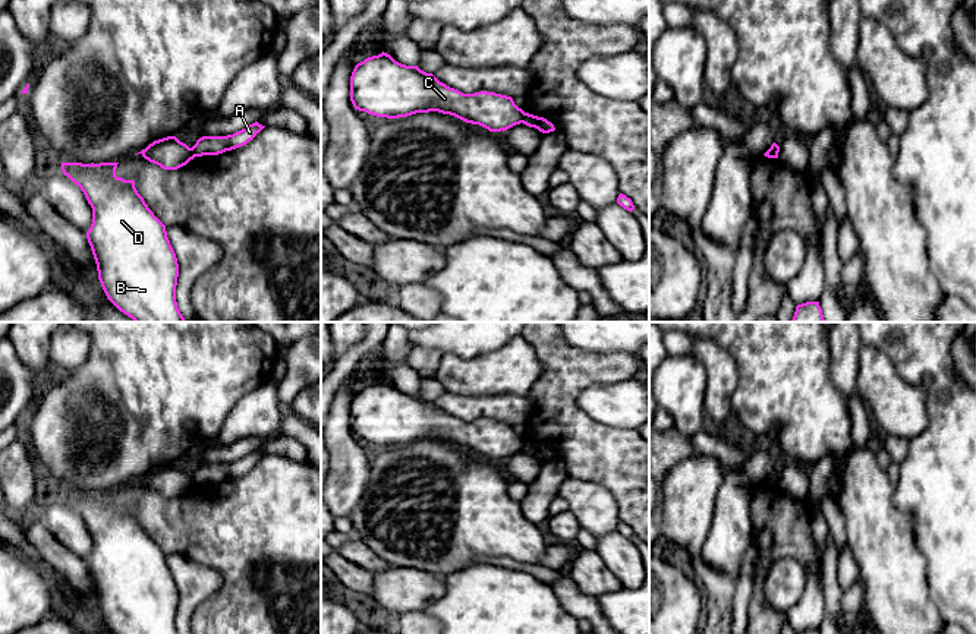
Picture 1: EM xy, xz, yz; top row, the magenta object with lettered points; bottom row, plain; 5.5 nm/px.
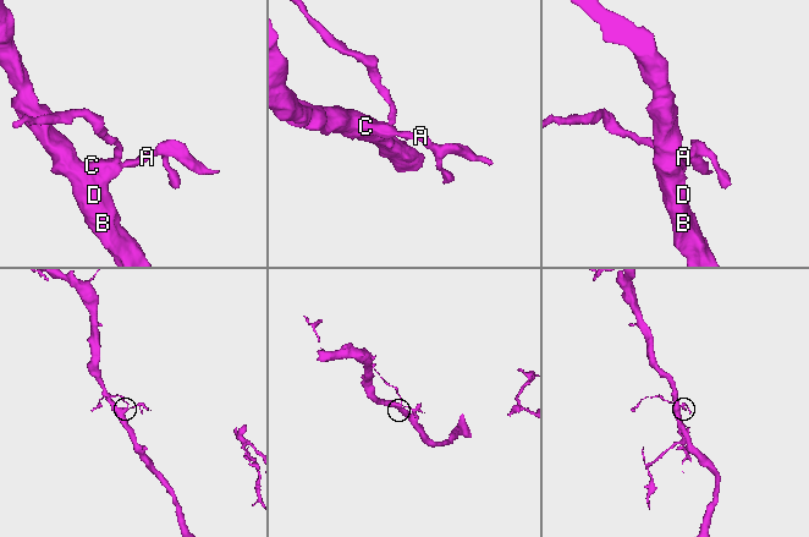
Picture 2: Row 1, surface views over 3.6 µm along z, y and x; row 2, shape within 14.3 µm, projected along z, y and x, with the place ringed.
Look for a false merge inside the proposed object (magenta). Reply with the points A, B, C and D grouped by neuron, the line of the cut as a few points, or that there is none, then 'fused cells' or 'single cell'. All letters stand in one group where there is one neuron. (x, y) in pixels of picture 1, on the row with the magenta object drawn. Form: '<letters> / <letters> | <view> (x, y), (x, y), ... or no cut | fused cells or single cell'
A / B C D | xz (525, 113), (520, 122) | fused cells

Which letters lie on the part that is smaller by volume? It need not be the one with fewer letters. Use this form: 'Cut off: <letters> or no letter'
Cut off: A

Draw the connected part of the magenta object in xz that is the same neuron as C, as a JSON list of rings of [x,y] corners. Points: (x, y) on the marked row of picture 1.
[[[384,51],[355,66],[350,76],[350,101],[356,110],[377,117],[399,119],[438,111],[466,123],[479,124],[489,132],[504,132],[520,124],[525,114],[511,97],[487,91],[463,94],[440,82],[432,73],[426,73],[418,66],[402,64]]]

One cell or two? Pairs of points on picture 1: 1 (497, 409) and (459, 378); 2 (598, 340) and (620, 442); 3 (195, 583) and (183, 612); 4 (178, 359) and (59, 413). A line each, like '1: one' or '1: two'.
1: two
2: two
3: one
4: one

